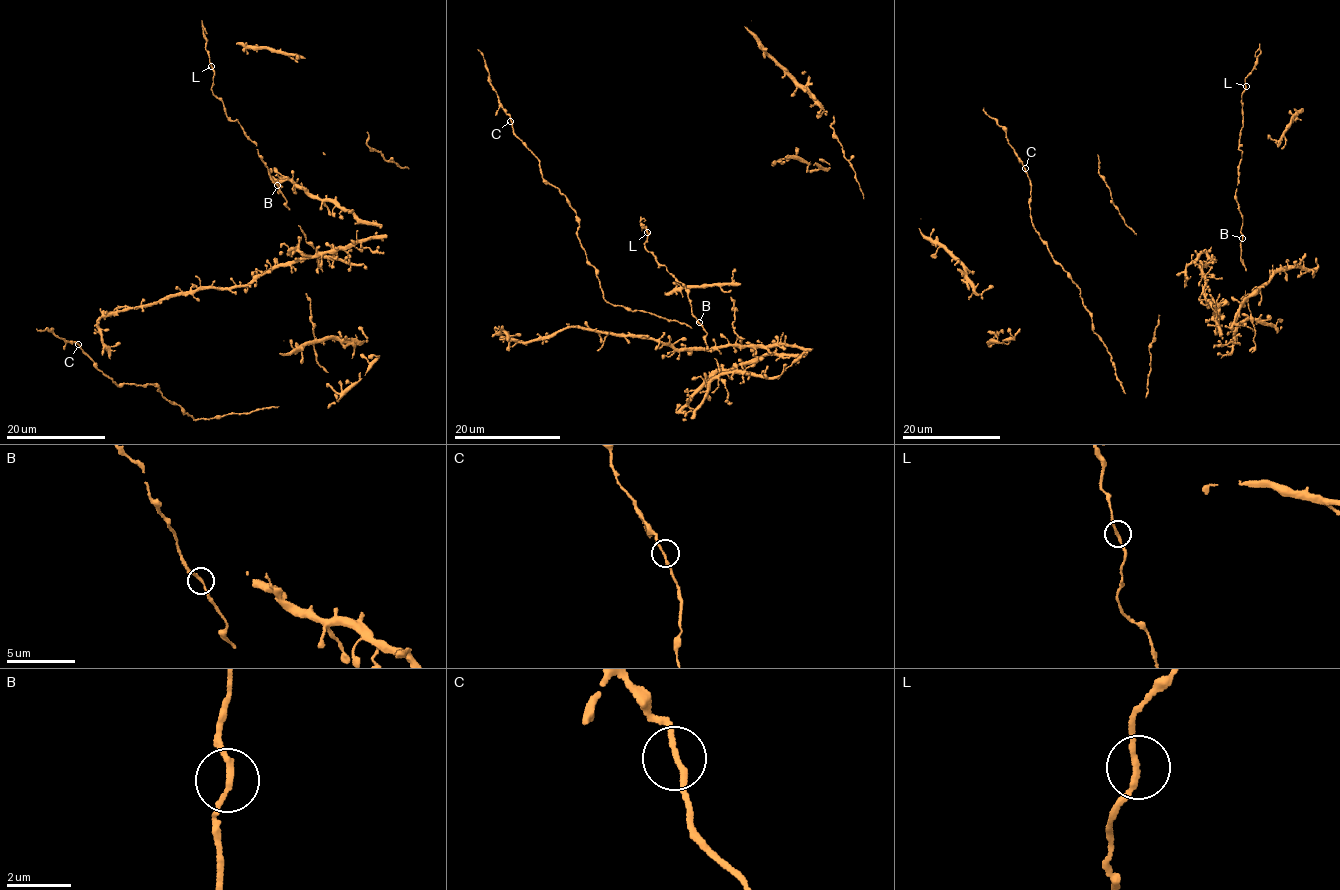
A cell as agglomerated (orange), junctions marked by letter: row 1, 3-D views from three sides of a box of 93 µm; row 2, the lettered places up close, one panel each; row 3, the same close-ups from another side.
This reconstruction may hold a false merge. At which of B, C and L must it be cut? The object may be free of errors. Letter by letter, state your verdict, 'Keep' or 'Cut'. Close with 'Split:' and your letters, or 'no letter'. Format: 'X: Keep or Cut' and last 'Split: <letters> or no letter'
B: Keep
C: Keep
L: Keep
Split: no letter

